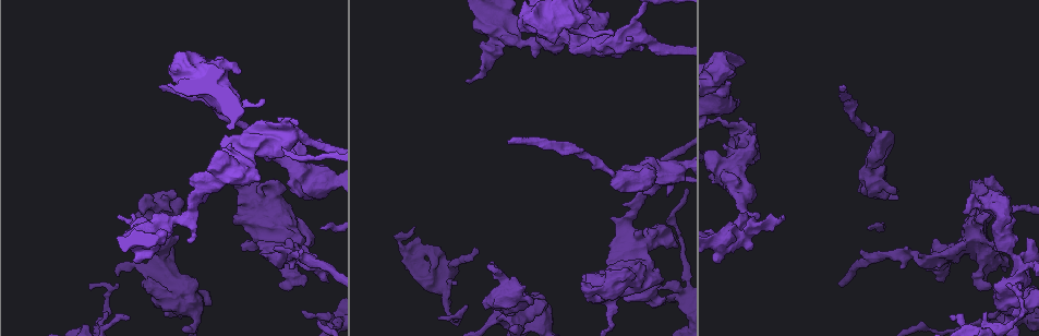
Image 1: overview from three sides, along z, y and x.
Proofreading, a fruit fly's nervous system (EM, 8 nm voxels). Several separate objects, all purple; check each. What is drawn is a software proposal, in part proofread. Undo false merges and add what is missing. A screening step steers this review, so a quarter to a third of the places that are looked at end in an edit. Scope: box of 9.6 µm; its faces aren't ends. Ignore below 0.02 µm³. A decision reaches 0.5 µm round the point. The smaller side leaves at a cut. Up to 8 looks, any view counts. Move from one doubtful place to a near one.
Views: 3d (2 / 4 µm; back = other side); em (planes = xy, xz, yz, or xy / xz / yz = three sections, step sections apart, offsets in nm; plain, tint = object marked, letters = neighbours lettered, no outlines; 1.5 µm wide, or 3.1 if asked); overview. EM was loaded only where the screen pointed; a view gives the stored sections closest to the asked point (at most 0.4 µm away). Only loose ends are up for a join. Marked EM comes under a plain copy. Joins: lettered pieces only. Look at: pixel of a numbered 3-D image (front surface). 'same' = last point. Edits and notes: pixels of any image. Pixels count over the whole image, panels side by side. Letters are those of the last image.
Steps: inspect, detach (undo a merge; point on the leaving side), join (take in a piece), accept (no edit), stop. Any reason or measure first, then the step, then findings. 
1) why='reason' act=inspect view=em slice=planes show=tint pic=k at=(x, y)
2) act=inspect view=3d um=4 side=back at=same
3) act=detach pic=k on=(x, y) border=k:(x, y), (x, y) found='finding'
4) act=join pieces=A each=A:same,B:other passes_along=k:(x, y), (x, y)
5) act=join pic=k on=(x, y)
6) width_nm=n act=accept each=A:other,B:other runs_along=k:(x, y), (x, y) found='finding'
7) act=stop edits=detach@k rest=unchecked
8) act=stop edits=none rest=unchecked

act=inspect view=em slice=planes show=letters pic=1 at=(844, 85)

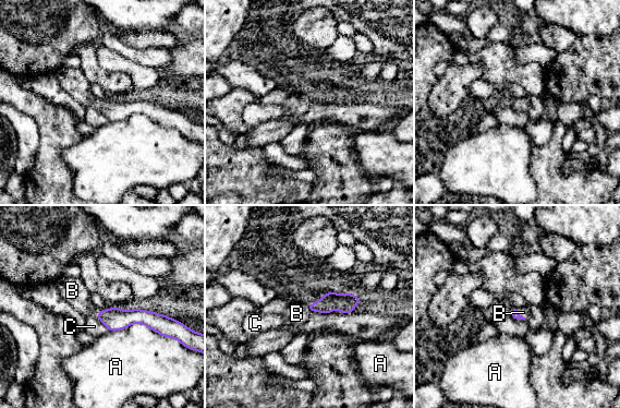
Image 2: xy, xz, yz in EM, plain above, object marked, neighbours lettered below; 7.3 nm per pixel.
longest_contact=A:460nm act=join pic=2 on=(523, 312) each=A:other,B:same,C:other found='the neuron continues'

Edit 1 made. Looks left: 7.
why='free end' act=inspect view=3d um=2 pic=1 at=(128, 316)

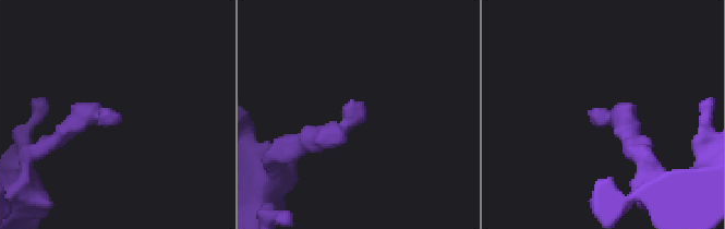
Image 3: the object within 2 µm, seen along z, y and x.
act=inspect view=em slice=xz step=4 show=letters pic=3 at=(596, 115)

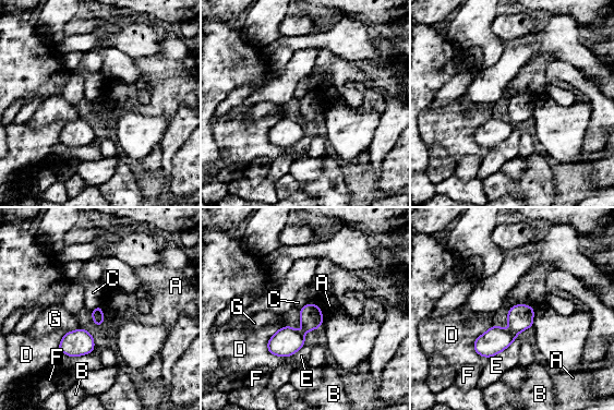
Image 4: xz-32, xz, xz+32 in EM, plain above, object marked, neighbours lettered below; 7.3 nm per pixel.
longest_contact=D:260nm act=accept each=A:other,B:other,C:other,D:other,E:other,F:other,G:other found='none of them fits'

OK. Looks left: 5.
why='an open end' act=inspect view=3d um=2 side=back pic=1 at=(146, 211)

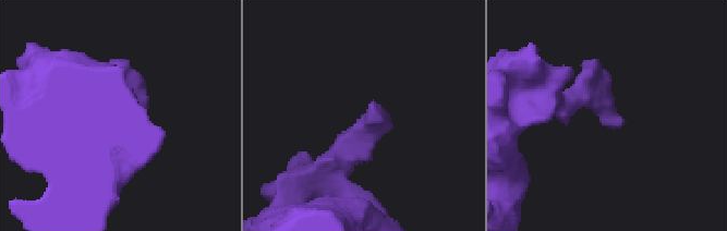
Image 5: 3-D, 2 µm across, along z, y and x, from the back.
act=inspect view=em slice=planes show=letters pic=5 at=(623, 123)

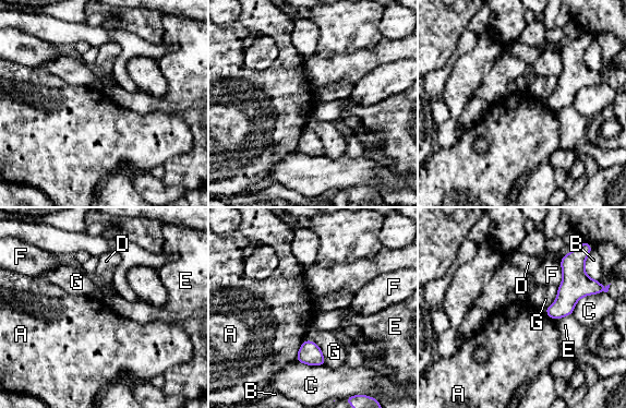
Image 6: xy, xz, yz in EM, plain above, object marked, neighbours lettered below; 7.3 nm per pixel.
act=accept each=A:other,B:other,C:other,D:other,E:other,F:other,G:other border=6:(303, 342), (295, 360) found='none of them fits'

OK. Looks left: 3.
act=stop edits=join@2 rest=unchecked

